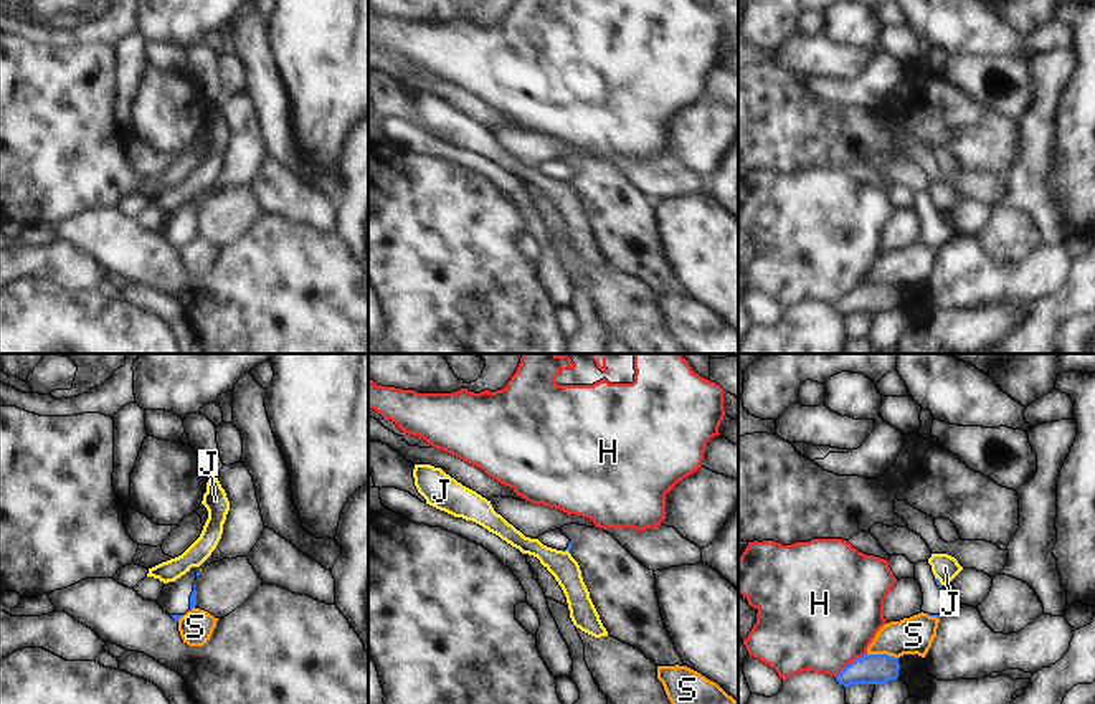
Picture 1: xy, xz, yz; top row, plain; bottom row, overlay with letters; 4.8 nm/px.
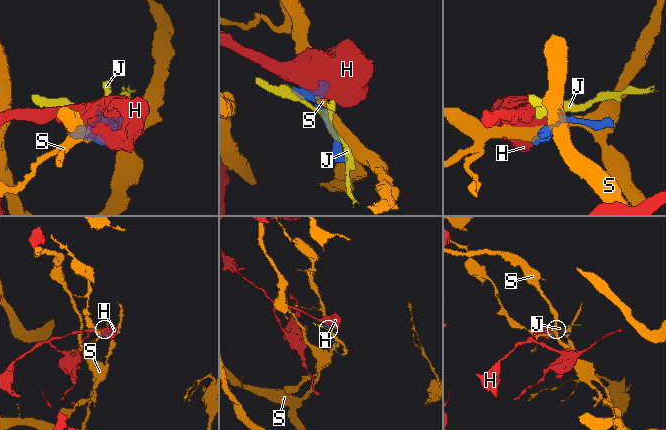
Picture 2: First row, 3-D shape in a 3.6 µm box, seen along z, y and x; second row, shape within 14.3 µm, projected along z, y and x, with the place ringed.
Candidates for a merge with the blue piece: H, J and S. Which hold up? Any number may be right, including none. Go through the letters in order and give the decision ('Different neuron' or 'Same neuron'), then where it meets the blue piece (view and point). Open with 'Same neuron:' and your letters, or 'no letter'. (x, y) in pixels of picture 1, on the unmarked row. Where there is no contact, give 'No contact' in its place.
Same neuron: no letter
H: Different neuron. Touches blue at yz (851, 293)
J: Different neuron. Touches blue at yz (938, 212)
S: Different neuron. Touches blue at yz (882, 285)

